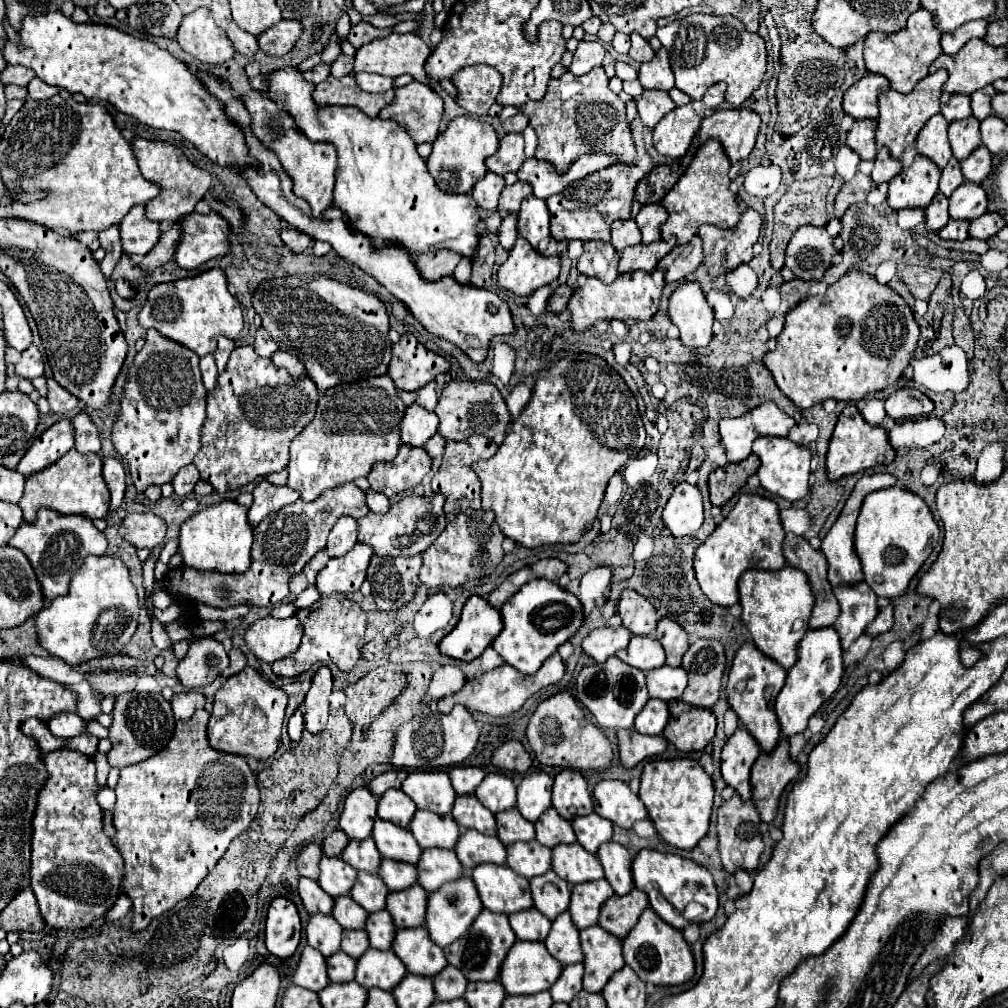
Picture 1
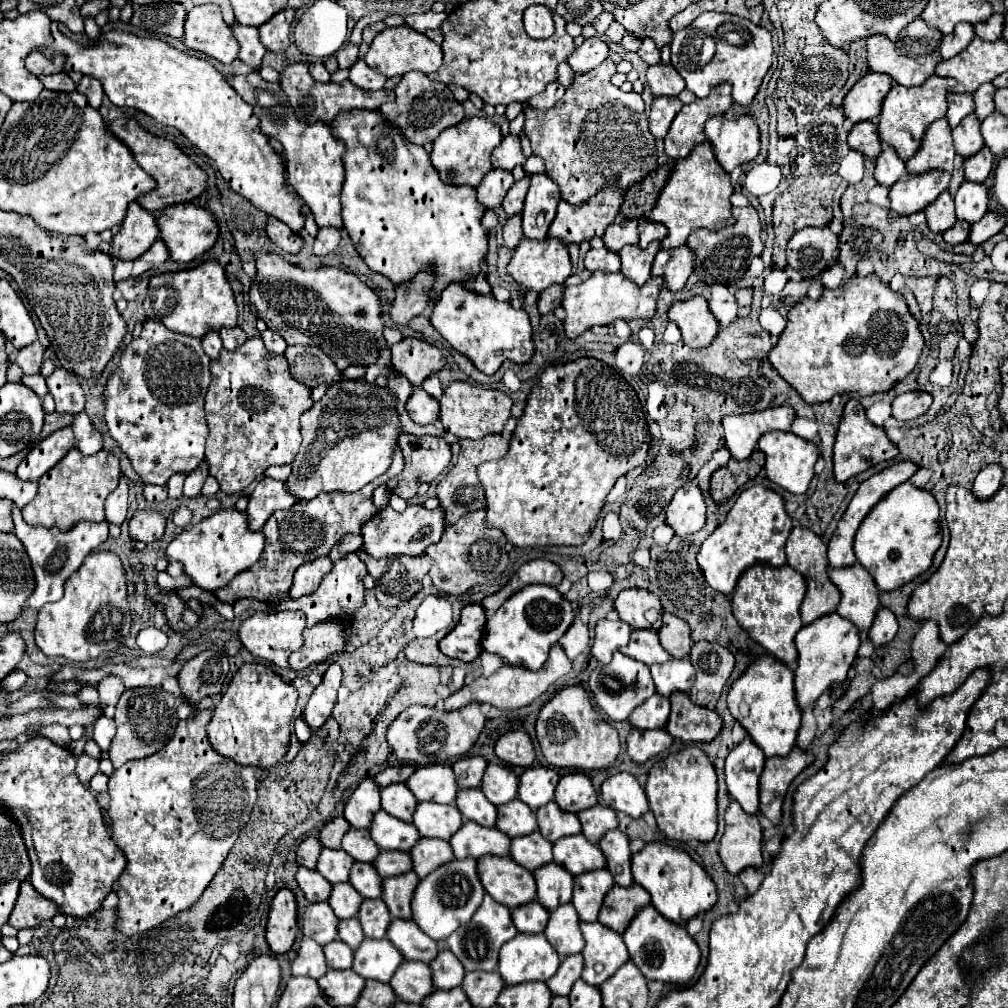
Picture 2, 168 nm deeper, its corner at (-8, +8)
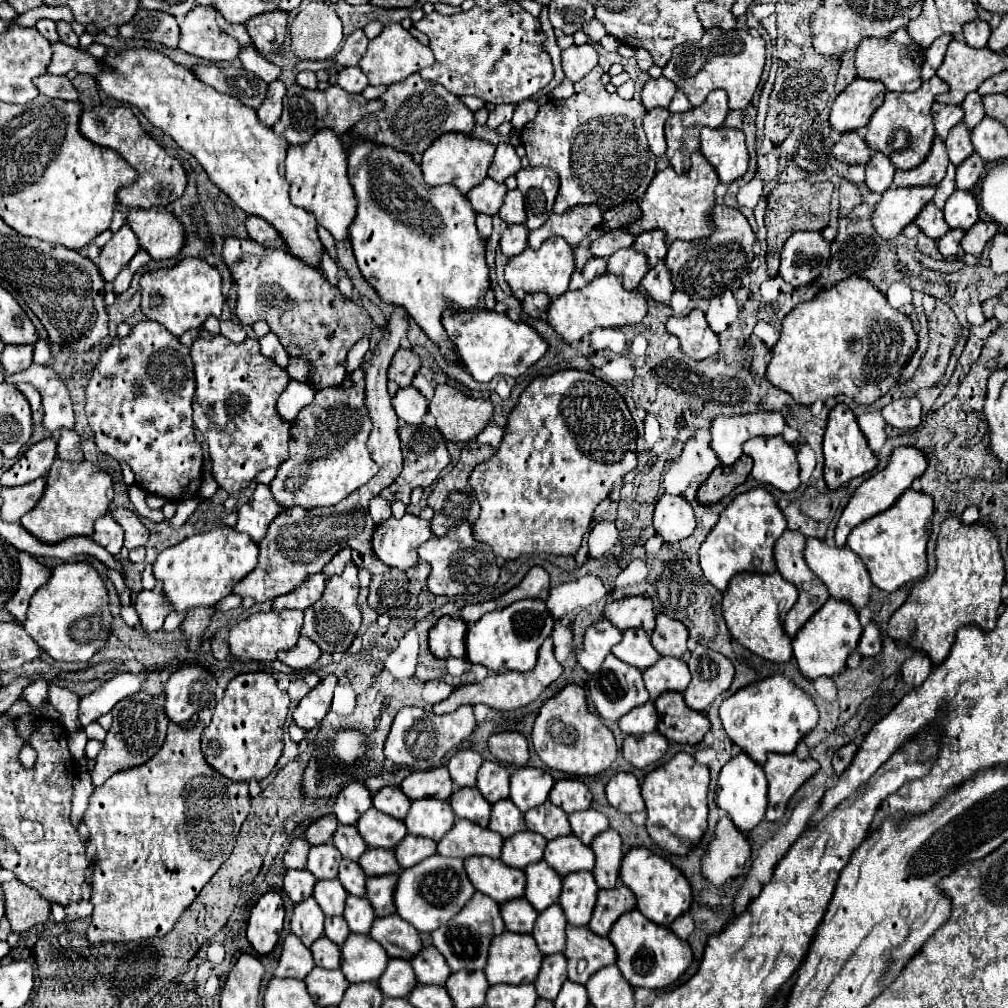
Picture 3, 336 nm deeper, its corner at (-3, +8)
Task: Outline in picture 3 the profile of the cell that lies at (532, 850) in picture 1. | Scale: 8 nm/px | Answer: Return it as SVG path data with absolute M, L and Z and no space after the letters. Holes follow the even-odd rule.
M533 831L515 833L513 837L505 839L503 851L501 851L501 861L505 865L525 869L527 865L543 859L545 845L547 845L547 841L543 837L539 837L539 833L533 833Z

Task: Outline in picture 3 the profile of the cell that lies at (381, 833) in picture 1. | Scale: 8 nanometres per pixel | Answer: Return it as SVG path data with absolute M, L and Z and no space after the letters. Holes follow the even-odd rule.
M373 807L359 817L357 829L369 847L381 849L395 849L395 845L407 835L403 821L379 813Z

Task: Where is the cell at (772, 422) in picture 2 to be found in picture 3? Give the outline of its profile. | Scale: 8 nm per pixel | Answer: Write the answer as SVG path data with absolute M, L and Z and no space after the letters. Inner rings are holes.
M749 413L733 417L715 417L711 423L711 449L723 465L735 463L743 453L743 443L751 437L781 435L785 419L781 413Z

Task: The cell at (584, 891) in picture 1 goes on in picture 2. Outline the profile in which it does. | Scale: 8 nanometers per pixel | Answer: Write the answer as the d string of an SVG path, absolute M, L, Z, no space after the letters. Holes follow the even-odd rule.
M596 869L574 877L572 905L578 911L580 921L596 921L604 899L604 893L612 889L614 881L606 869Z

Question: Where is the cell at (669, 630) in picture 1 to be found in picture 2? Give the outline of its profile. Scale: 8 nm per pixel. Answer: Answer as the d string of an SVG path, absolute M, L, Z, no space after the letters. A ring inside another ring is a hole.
M664 613L664 623L658 631L660 635L660 645L674 657L674 659L684 659L690 653L692 639L690 639L690 629L686 621L680 621L678 617L672 617Z

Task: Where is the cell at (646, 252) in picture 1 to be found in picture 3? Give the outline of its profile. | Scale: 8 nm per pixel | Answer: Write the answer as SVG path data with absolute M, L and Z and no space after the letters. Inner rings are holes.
M619 249L607 261L607 273L619 275L623 279L623 287L629 291L639 287L647 271L647 257L643 257L643 253L637 253L635 249Z

